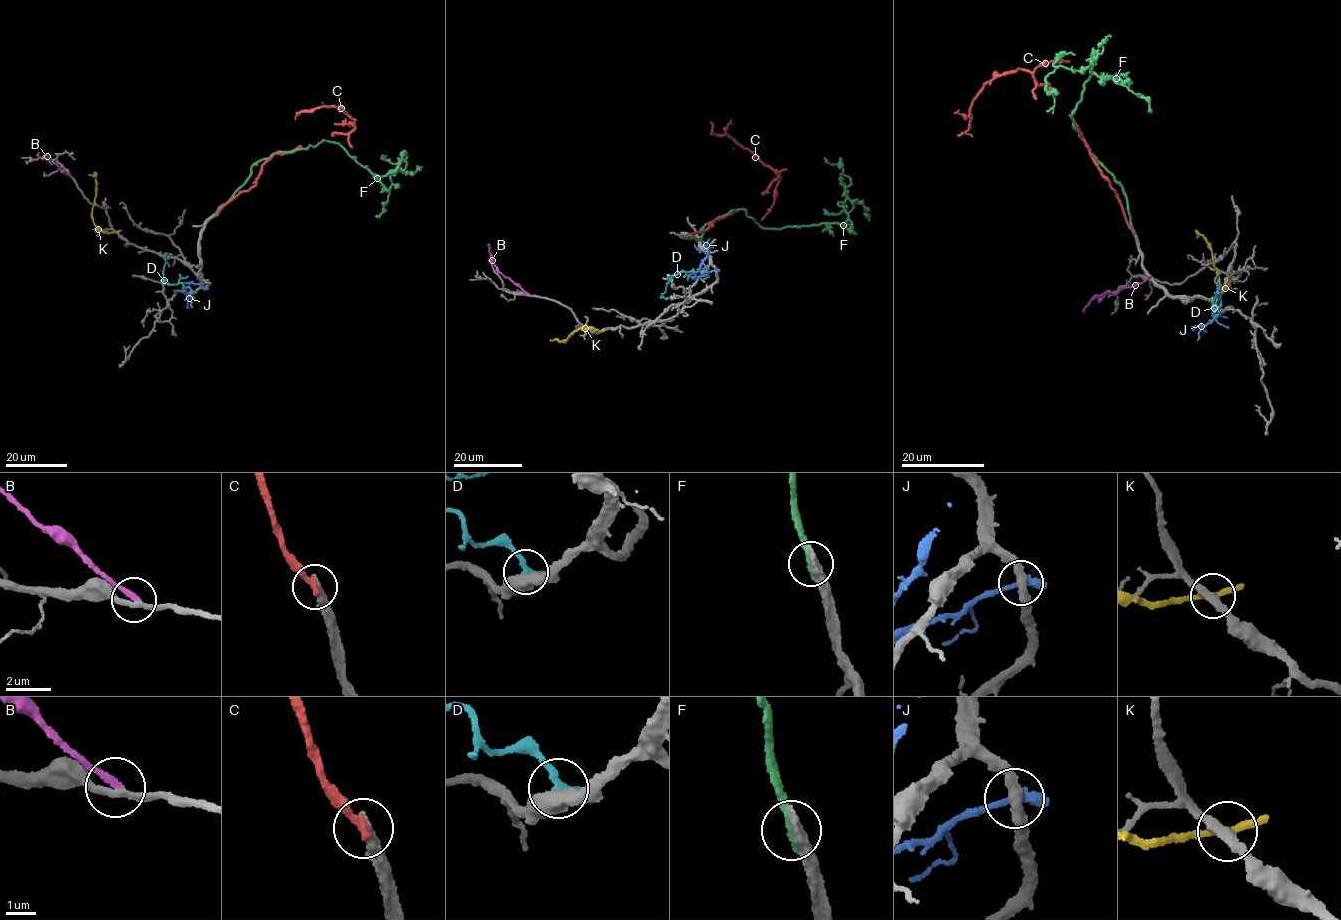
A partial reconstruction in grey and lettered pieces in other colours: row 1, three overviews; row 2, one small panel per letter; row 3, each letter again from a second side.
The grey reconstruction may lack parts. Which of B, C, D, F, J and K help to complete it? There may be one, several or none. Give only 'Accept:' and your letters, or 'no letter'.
Accept: no letter

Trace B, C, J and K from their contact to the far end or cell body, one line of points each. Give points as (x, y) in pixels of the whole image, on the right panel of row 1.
B: (1149, 278), (1136, 285), (1122, 287), (1117, 293), (1097, 295), (1084, 312)
C: (1133, 231), (1082, 133), (1032, 73), (1021, 69), (987, 82), (967, 129), (957, 135)
J: (1217, 294), (1221, 302), (1219, 316), (1205, 325), (1199, 324), (1206, 331)
K: (1229, 276), (1230, 280), (1224, 290), (1220, 285), (1210, 244), (1198, 234), (1197, 238)

